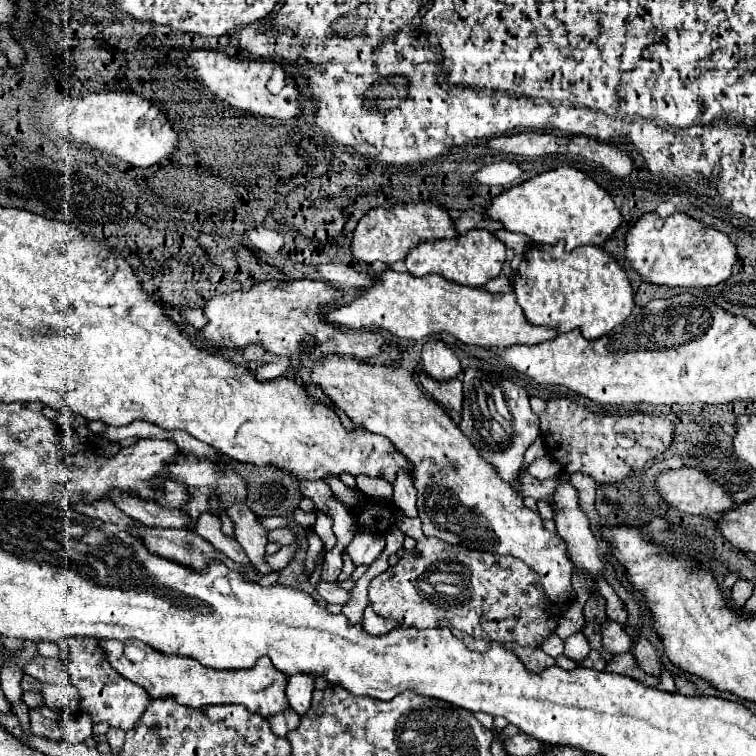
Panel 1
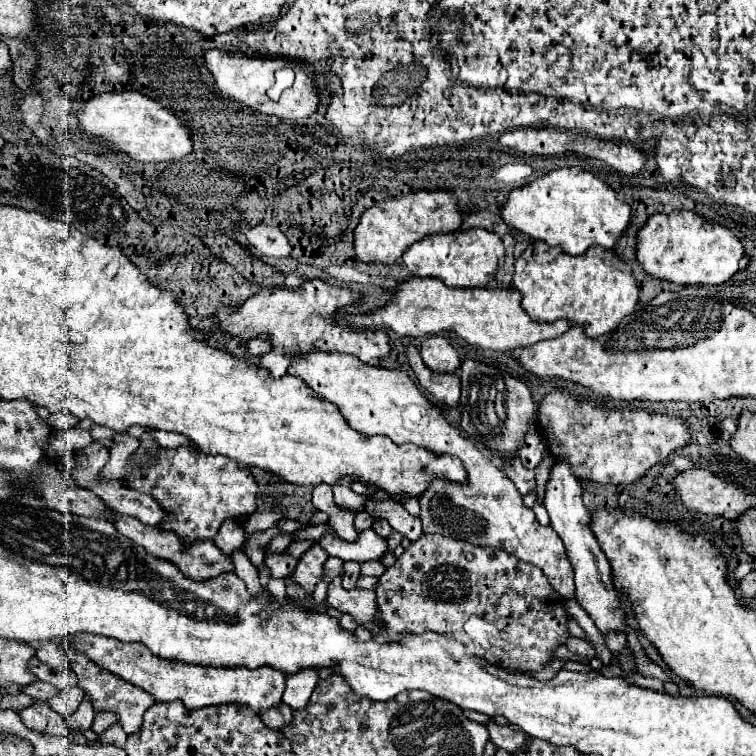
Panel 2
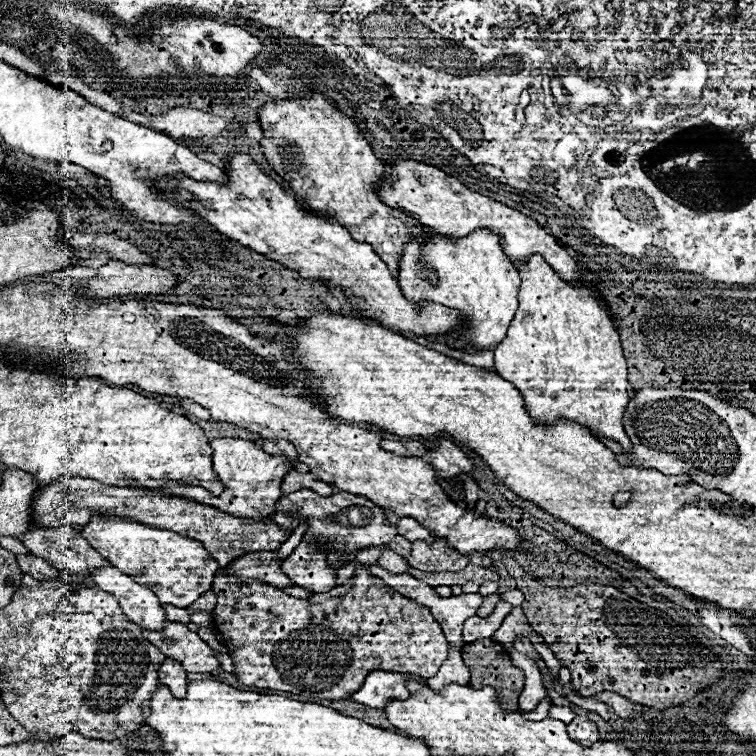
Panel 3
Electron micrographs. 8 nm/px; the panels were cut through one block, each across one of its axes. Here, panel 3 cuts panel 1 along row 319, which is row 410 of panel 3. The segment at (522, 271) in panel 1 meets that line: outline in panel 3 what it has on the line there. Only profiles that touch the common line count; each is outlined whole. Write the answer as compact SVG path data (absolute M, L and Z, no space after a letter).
M534 254L526 264L518 266L518 270L522 276L518 310L508 328L508 336L494 350L494 370L520 390L534 424L556 424L560 418L572 420L586 426L592 434L602 434L608 440L616 440L624 450L632 450L632 442L626 436L622 422L630 402L628 374L614 320L590 290L564 282L542 256Z

